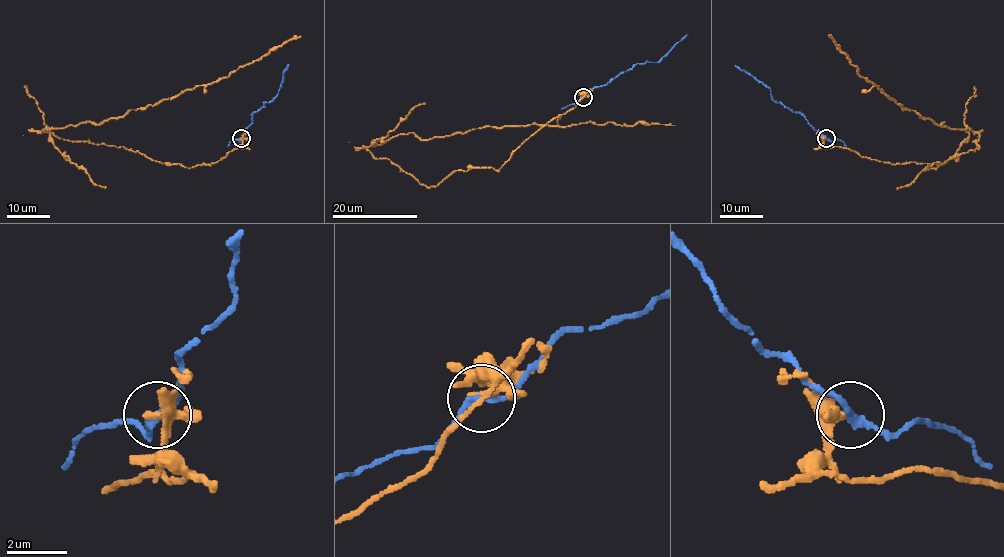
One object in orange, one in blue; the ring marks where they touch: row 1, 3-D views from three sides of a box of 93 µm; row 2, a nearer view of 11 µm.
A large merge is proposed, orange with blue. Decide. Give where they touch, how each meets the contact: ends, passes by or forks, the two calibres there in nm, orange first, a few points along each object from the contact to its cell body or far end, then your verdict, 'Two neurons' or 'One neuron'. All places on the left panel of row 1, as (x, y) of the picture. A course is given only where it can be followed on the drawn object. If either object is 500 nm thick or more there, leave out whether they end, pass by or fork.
Place: (241, 138). At the ring orange forks. At the ring blue passes by. Thickness 200 nm (orange) against 220 nm. Course of orange: (241, 139), (245, 147), (184, 167), (122, 146), (42, 132), (156, 105), (227, 78), (301, 36). Course of blue: (241, 139), (252, 122), (254, 113), (263, 107), (265, 102), (272, 101), (289, 64). Two neurons

